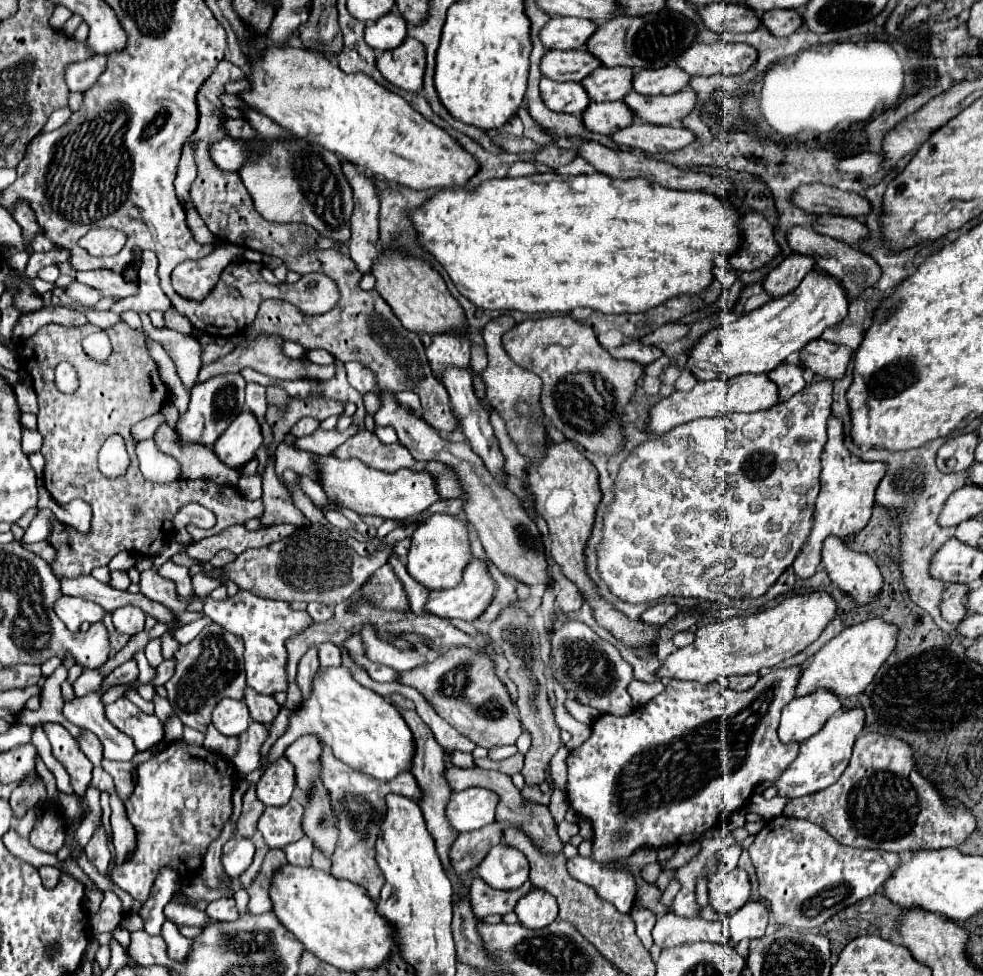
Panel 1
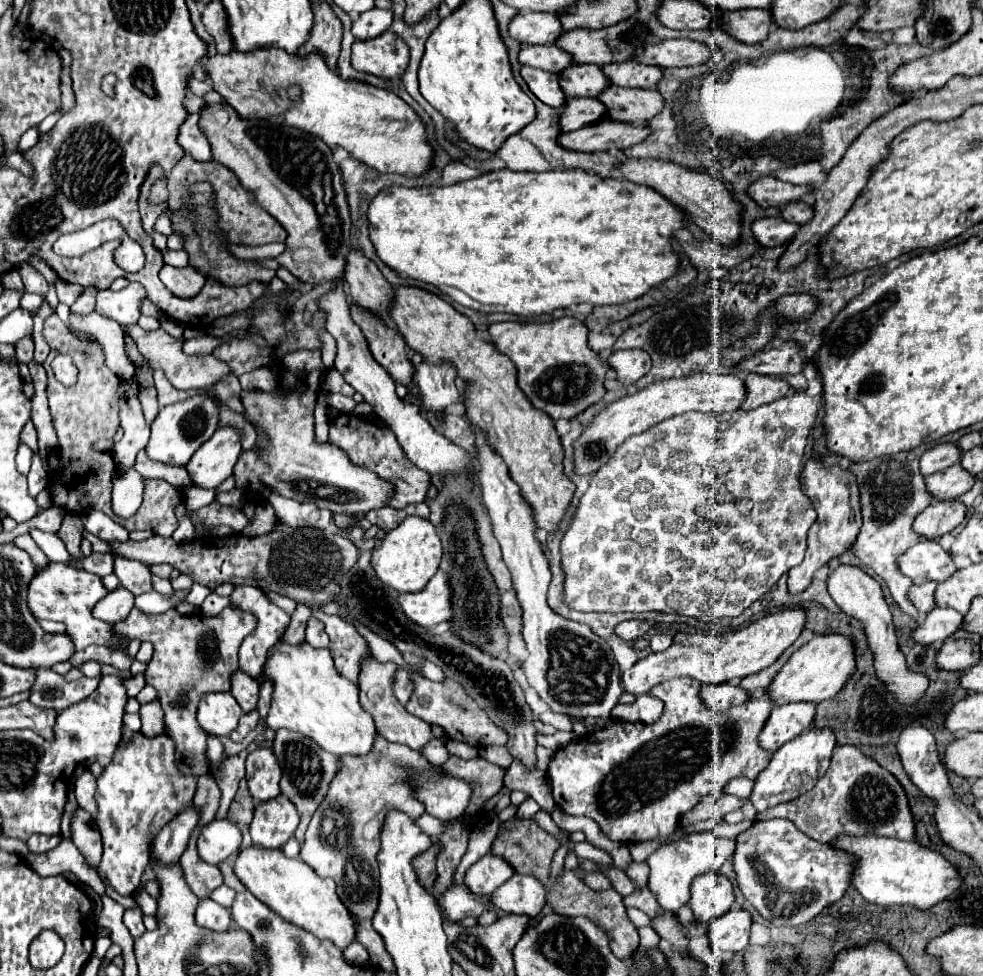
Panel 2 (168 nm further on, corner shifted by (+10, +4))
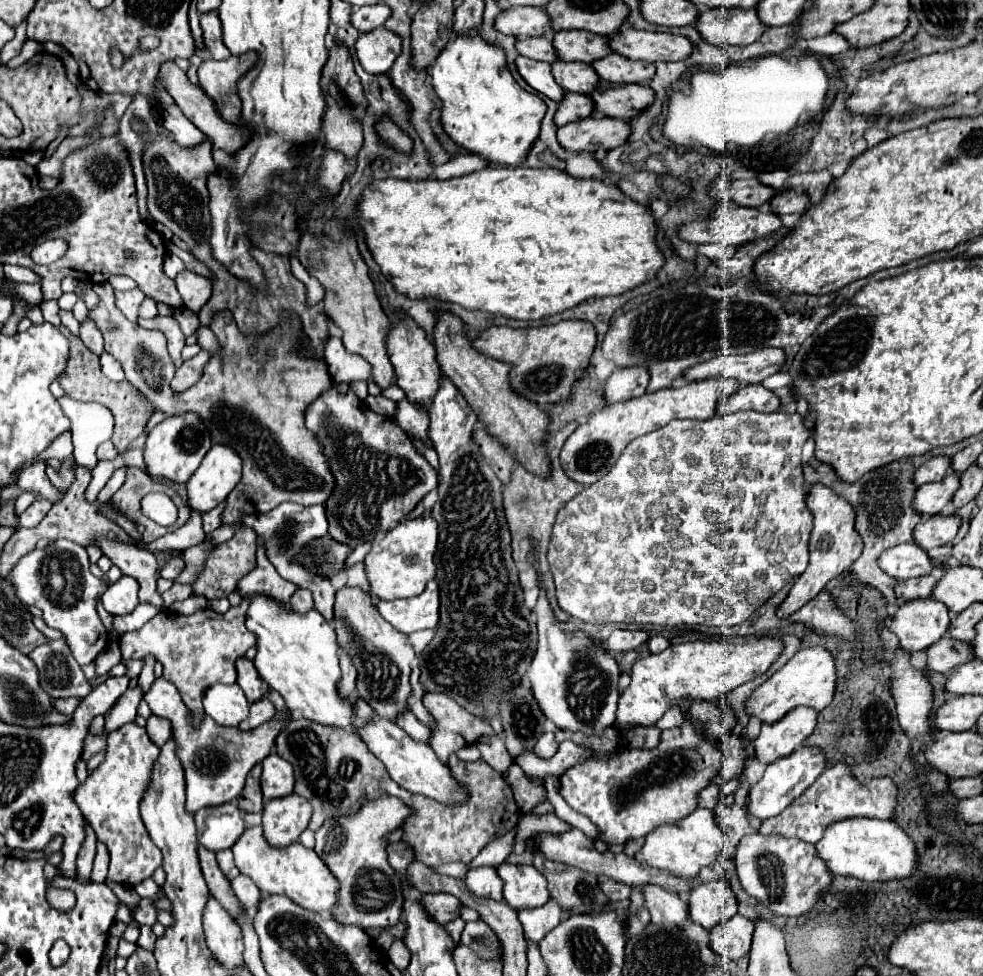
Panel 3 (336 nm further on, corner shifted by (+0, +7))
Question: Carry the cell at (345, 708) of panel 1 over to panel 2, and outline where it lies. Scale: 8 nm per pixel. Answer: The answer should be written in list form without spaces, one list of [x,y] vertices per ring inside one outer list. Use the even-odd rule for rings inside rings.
[[[280,641],[276,653],[266,661],[264,675],[274,681],[272,707],[266,717],[272,731],[288,727],[310,737],[332,755],[364,757],[372,751],[380,735],[376,723],[360,705],[360,687],[338,673],[328,649],[314,649],[308,643],[292,647]]]

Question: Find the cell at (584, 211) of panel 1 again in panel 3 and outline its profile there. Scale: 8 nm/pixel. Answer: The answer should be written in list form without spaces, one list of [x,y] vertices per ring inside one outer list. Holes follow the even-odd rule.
[[[490,166],[476,172],[470,172],[466,176],[450,178],[450,180],[396,180],[396,178],[384,178],[374,180],[366,186],[366,190],[360,194],[358,200],[358,220],[360,228],[366,238],[366,246],[372,252],[374,262],[380,266],[380,272],[392,282],[394,290],[408,296],[410,300],[428,300],[436,298],[450,304],[460,304],[466,310],[482,310],[492,314],[502,314],[506,318],[514,320],[540,320],[544,316],[552,316],[558,312],[564,312],[568,308],[574,308],[576,304],[588,300],[588,298],[602,298],[602,296],[616,296],[626,290],[632,290],[640,286],[646,280],[652,280],[656,272],[664,264],[664,256],[656,246],[656,224],[648,208],[632,198],[628,198],[618,186],[606,186],[598,178],[580,180],[574,176],[568,176],[562,170],[556,168],[526,168],[526,166]]]

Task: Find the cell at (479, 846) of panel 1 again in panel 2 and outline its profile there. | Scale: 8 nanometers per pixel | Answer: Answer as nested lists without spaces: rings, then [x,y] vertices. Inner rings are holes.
[[[436,843],[436,845],[432,845],[428,849],[428,853],[420,855],[416,859],[416,873],[420,875],[420,883],[426,885],[426,889],[430,889],[432,883],[434,883],[434,879],[436,879],[436,865],[434,863],[436,863],[438,853],[440,853],[440,845]]]

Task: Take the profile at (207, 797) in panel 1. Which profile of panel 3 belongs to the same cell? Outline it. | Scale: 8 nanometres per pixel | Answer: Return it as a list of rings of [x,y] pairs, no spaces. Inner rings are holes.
[[[126,724],[108,736],[106,758],[100,766],[74,790],[72,798],[82,810],[84,818],[90,820],[92,830],[98,840],[106,844],[110,852],[110,872],[108,878],[120,884],[138,884],[152,876],[160,866],[160,850],[150,840],[142,818],[140,818],[140,800],[150,782],[152,764],[156,762],[160,748],[148,738],[146,728]]]

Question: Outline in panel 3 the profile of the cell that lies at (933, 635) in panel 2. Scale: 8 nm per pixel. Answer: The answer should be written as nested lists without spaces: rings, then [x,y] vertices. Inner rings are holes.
[[[918,598],[898,606],[888,628],[898,636],[898,646],[904,652],[926,650],[938,642],[950,624],[950,612],[934,598]]]

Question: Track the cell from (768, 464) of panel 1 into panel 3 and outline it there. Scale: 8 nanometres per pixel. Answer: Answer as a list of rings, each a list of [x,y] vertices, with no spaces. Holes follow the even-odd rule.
[[[738,412],[722,418],[710,418],[706,422],[674,420],[664,428],[638,436],[632,440],[612,470],[596,484],[578,492],[556,514],[548,564],[556,584],[558,606],[572,618],[588,624],[654,624],[654,626],[678,626],[678,624],[706,624],[706,626],[736,626],[750,618],[766,600],[770,600],[782,586],[798,578],[808,566],[808,536],[812,530],[810,510],[806,510],[806,490],[800,466],[802,446],[810,432],[804,428],[804,418],[798,414],[786,416],[784,412],[756,414]]]

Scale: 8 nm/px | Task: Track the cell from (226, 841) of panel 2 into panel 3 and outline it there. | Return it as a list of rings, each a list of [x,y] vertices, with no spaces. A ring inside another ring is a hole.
[[[230,802],[200,808],[194,816],[194,822],[198,842],[212,852],[232,848],[238,836],[246,830],[240,808]]]

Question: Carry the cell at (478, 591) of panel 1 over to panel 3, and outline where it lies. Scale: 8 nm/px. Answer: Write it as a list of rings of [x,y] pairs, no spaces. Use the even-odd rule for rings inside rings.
[[[430,580],[420,596],[394,602],[380,600],[376,608],[384,616],[384,620],[388,620],[396,630],[404,634],[434,628],[438,624],[438,610],[440,610],[438,584]]]

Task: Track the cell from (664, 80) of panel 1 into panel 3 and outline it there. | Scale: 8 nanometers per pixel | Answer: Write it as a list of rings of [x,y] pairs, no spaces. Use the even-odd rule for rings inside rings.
[[[608,54],[606,58],[600,58],[596,62],[592,62],[596,74],[606,80],[606,82],[634,82],[634,84],[644,84],[648,82],[656,68],[654,64],[646,64],[646,62],[632,62],[630,58],[622,58],[618,54]]]

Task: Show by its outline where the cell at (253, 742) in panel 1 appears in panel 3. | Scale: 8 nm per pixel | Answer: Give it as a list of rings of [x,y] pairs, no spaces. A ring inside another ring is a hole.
[[[260,698],[258,702],[254,702],[254,704],[250,706],[248,724],[250,724],[250,728],[256,728],[256,726],[260,726],[262,722],[270,720],[274,714],[276,714],[274,704],[272,704],[268,698]]]

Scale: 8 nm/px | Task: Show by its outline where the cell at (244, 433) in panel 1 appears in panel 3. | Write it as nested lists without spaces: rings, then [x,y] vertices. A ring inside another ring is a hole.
[[[212,446],[202,466],[186,482],[188,504],[194,512],[206,514],[216,508],[240,482],[242,460],[226,446]]]

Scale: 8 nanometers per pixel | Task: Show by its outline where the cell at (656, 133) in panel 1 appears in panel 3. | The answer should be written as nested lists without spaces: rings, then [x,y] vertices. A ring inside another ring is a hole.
[[[588,116],[558,128],[556,134],[560,146],[570,152],[602,152],[622,146],[630,136],[630,128],[624,120]]]

